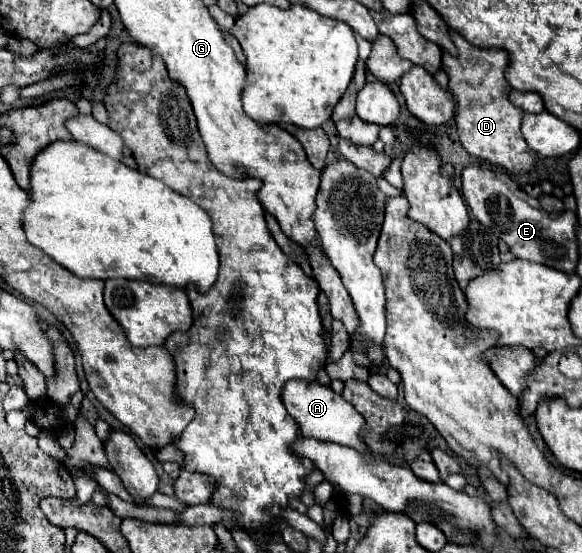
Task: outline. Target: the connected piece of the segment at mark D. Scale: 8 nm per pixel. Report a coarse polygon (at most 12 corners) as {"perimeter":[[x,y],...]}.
{"perimeter":[[452,34],[442,54],[464,150],[510,174],[536,170],[504,70],[510,56]]}

